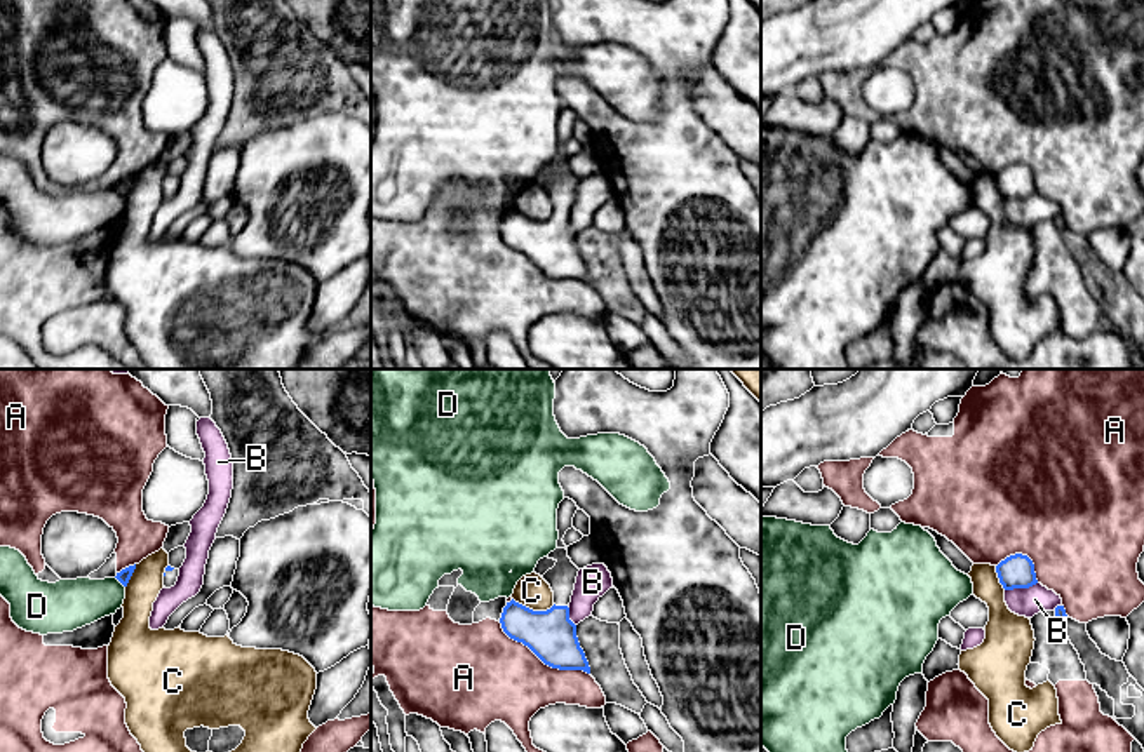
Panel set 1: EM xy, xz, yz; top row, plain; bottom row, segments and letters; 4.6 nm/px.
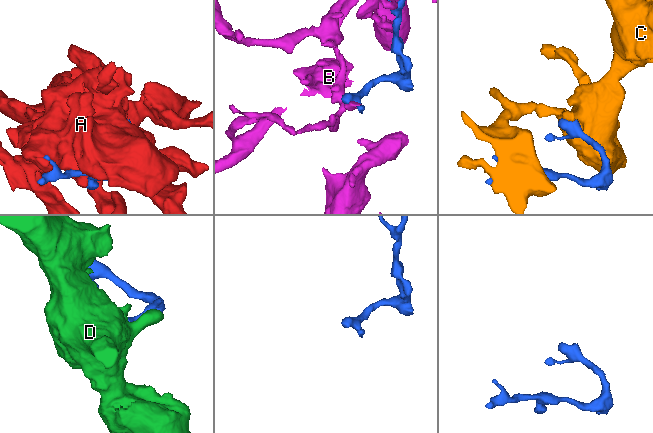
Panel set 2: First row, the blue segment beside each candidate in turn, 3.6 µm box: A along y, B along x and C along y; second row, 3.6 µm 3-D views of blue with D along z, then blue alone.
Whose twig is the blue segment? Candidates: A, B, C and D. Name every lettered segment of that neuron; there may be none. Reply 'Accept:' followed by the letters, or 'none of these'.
Accept: none of these

